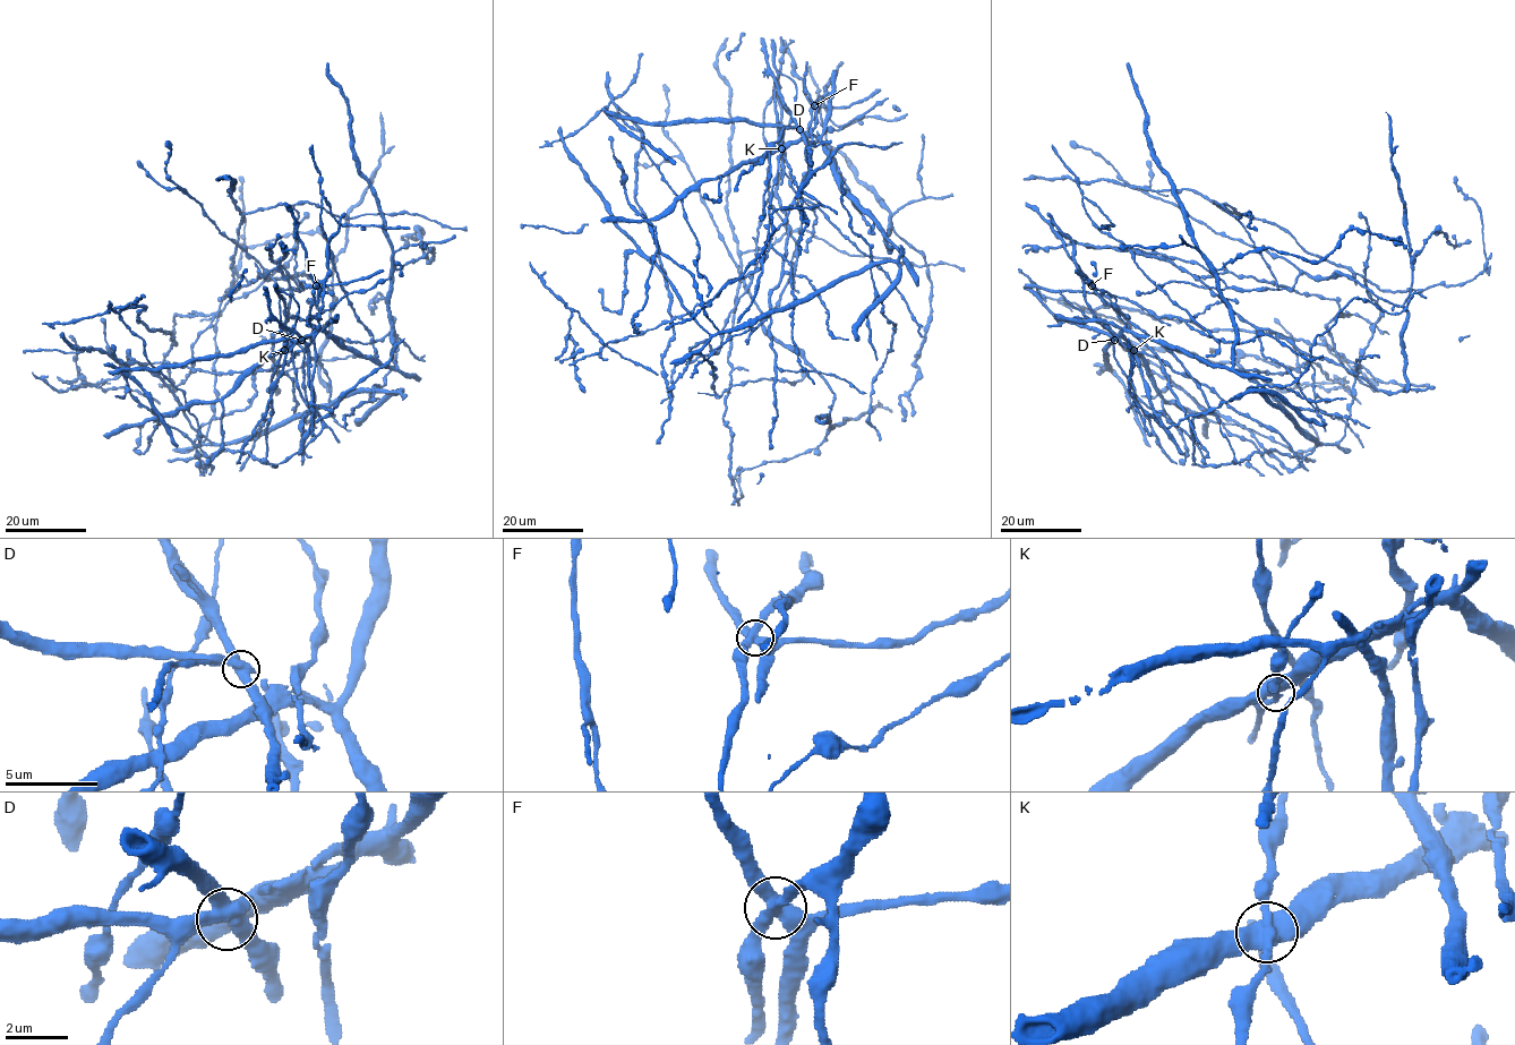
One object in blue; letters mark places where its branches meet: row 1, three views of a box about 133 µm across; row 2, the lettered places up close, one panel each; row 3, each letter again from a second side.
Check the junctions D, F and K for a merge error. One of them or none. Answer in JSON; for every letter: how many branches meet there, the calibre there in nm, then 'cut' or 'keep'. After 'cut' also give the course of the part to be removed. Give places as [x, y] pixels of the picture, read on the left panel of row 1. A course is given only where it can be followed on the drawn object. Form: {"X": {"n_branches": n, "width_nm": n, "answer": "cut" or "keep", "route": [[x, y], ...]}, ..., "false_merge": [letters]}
{"D": {"n_branches": 3, "width_nm": 460, "answer": "keep"}, "F": {"n_branches": 4, "width_nm": 460, "answer": "keep"}, "K": {"n_branches": 4, "width_nm": 550, "answer": "keep"}, "false_merge": []}

